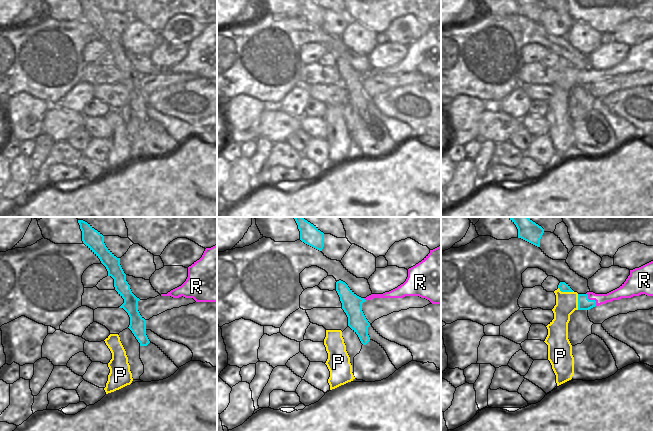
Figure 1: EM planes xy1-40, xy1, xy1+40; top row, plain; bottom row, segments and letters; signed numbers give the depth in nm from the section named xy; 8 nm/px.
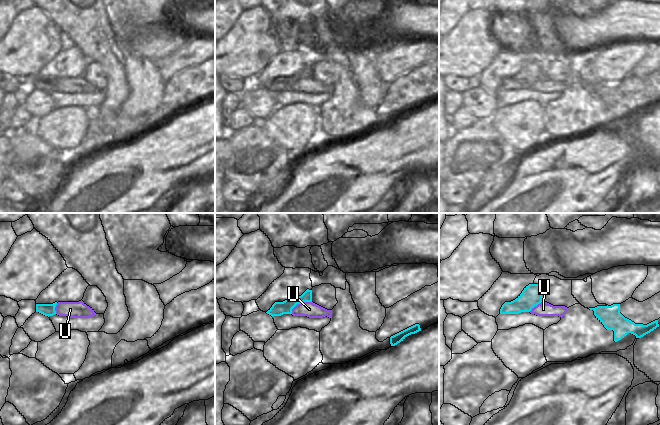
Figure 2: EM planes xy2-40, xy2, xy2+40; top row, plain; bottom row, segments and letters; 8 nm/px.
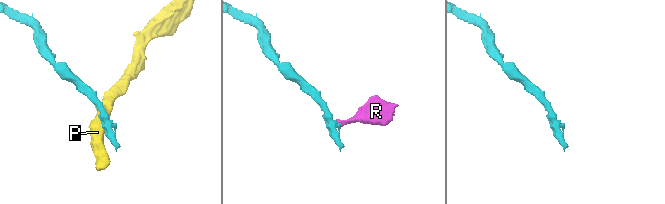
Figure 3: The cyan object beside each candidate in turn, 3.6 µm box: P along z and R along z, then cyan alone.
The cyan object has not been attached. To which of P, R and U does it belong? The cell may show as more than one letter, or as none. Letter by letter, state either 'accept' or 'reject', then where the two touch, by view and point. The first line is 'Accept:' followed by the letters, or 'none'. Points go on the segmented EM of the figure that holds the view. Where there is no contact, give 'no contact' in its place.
Accept: U
P: reject; contact xy1+40 (565, 291)
R: reject; contact xy1+40 (591, 300)
U: accept; contact xy2 (299, 303)

